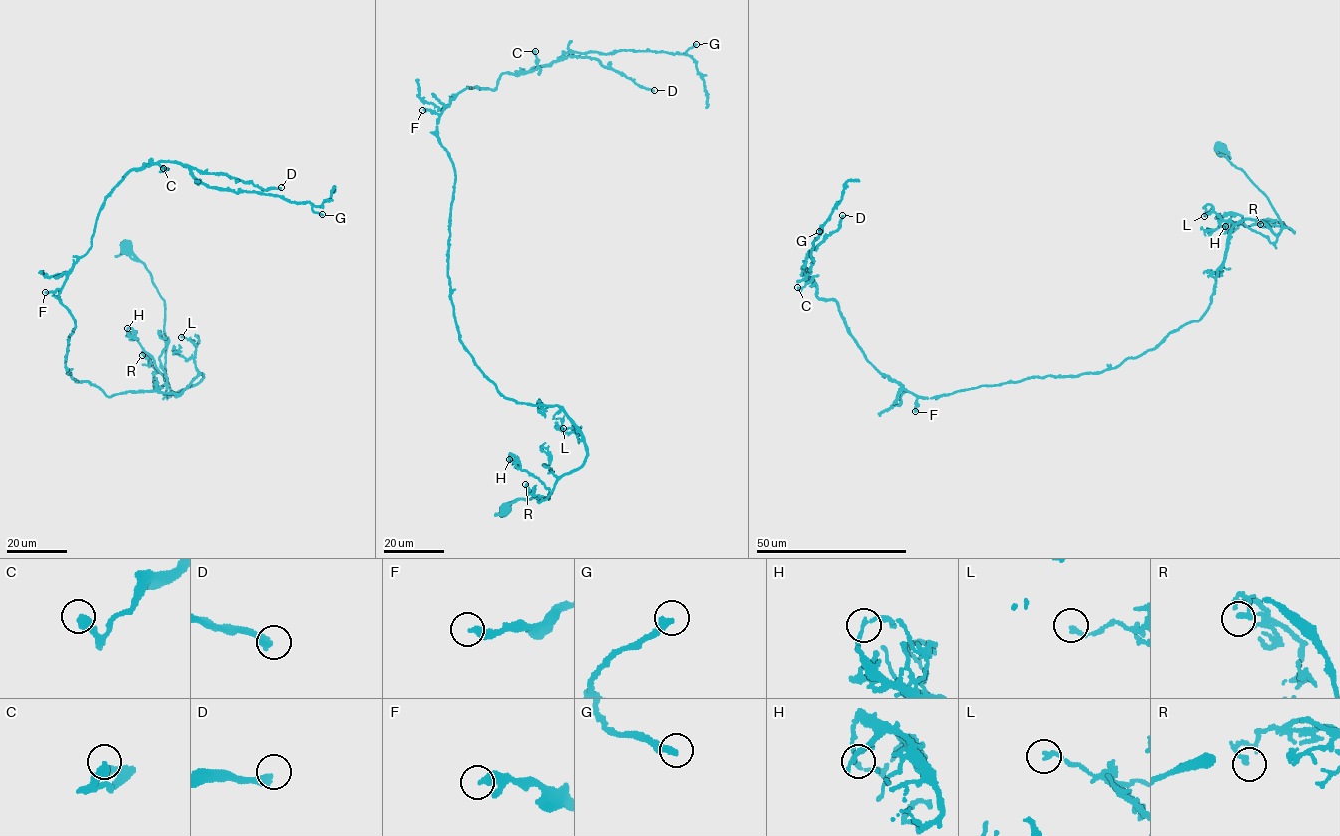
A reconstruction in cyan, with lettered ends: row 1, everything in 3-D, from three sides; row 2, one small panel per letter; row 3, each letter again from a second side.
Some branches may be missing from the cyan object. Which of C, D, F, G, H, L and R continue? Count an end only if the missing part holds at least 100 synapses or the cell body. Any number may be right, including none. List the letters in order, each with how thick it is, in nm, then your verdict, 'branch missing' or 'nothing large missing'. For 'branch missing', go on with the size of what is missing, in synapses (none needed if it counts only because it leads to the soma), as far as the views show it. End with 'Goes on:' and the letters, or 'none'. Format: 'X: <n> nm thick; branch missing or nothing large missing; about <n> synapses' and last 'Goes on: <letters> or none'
C: 380 nm thick; nothing large missing
D: 320 nm thick; branch missing; about 140 synapses
F: 280 nm thick; nothing large missing
G: 280 nm thick; branch missing; about 100 synapses
H: 140 nm thick; nothing large missing
L: 190 nm thick; nothing large missing
R: 240 nm thick; nothing large missing
Goes on: D, G

